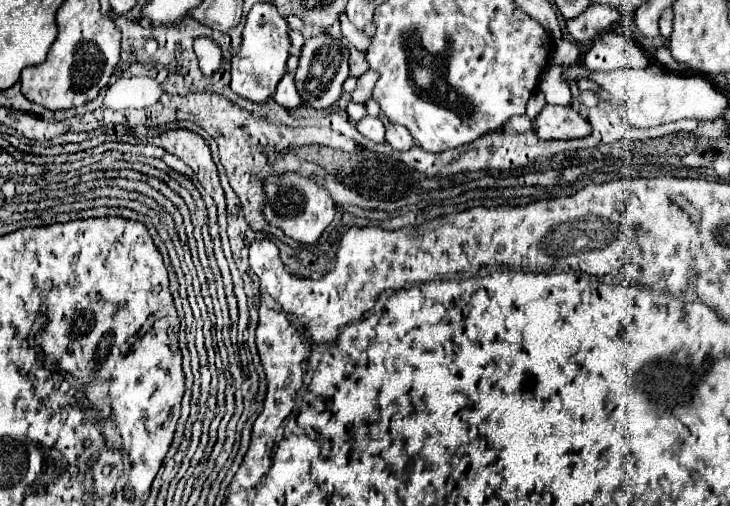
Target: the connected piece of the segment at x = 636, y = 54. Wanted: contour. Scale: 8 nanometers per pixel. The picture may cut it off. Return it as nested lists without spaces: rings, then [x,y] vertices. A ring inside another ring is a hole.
[[[604,33],[604,37],[598,37],[596,43],[592,43],[590,51],[584,55],[586,69],[590,71],[602,71],[612,73],[620,69],[646,69],[648,57],[644,51],[634,43],[629,35],[620,33]]]

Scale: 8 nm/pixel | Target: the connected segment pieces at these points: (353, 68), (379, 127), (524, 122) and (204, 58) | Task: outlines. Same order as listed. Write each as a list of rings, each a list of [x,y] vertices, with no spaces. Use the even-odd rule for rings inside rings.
[[[352,47],[352,49],[350,49],[350,75],[358,79],[358,77],[364,75],[366,71],[368,71],[368,63],[366,63],[364,55]]]
[[[366,115],[366,117],[360,121],[358,131],[360,131],[366,139],[370,139],[370,141],[374,141],[374,143],[384,143],[384,125],[382,125],[382,121],[376,119],[376,117]]]
[[[518,115],[518,117],[512,117],[506,123],[506,127],[512,131],[518,131],[518,133],[524,133],[524,131],[530,131],[530,119],[528,119],[528,115]]]
[[[198,37],[194,41],[194,51],[198,55],[198,63],[200,63],[202,73],[206,77],[212,77],[214,75],[214,69],[218,69],[220,67],[220,61],[222,61],[222,53],[216,47],[216,43],[212,39]]]

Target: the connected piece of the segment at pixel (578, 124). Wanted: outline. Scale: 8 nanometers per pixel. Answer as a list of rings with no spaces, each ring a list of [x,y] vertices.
[[[546,105],[536,117],[536,135],[542,141],[570,141],[592,133],[592,125],[582,119],[572,107]]]

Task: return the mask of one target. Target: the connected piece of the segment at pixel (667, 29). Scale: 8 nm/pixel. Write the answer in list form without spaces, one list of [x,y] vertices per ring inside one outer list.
[[[666,9],[660,17],[660,35],[668,39],[670,33],[672,33],[672,9]]]

